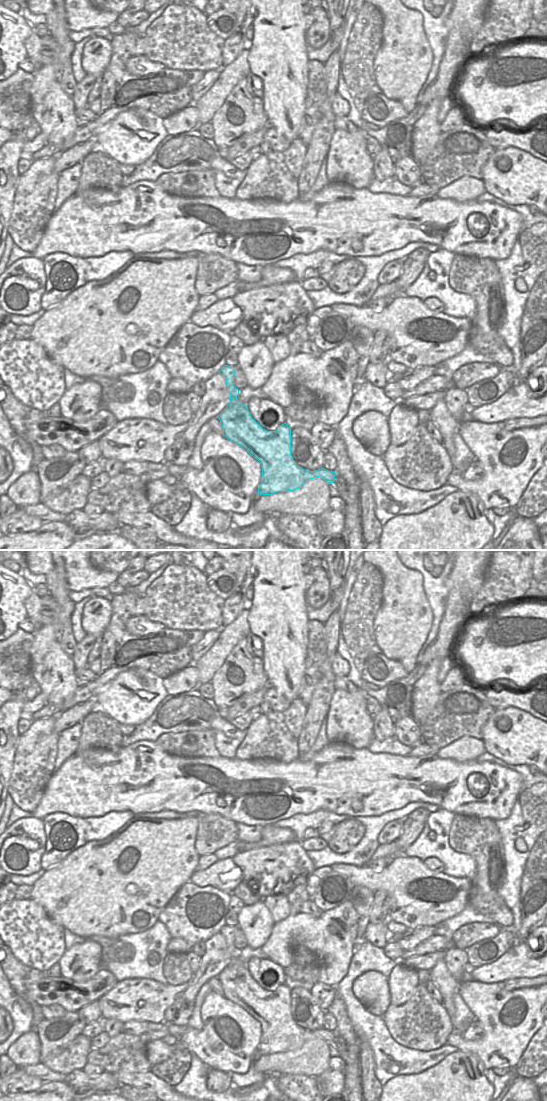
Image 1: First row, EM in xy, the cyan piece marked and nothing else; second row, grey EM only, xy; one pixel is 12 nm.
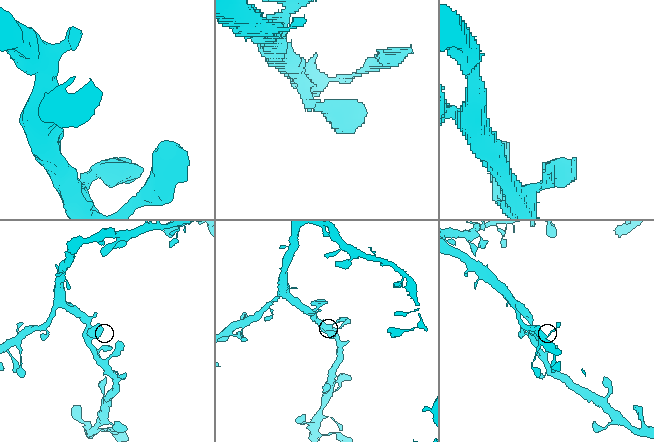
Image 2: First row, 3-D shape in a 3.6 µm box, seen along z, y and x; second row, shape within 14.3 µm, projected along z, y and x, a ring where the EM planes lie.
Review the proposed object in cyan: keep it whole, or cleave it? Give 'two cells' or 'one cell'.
one cell

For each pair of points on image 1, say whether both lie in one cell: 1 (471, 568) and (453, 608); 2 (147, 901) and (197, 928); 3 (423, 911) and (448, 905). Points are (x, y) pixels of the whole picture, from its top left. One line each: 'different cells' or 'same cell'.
1: same cell
2: different cells
3: same cell

